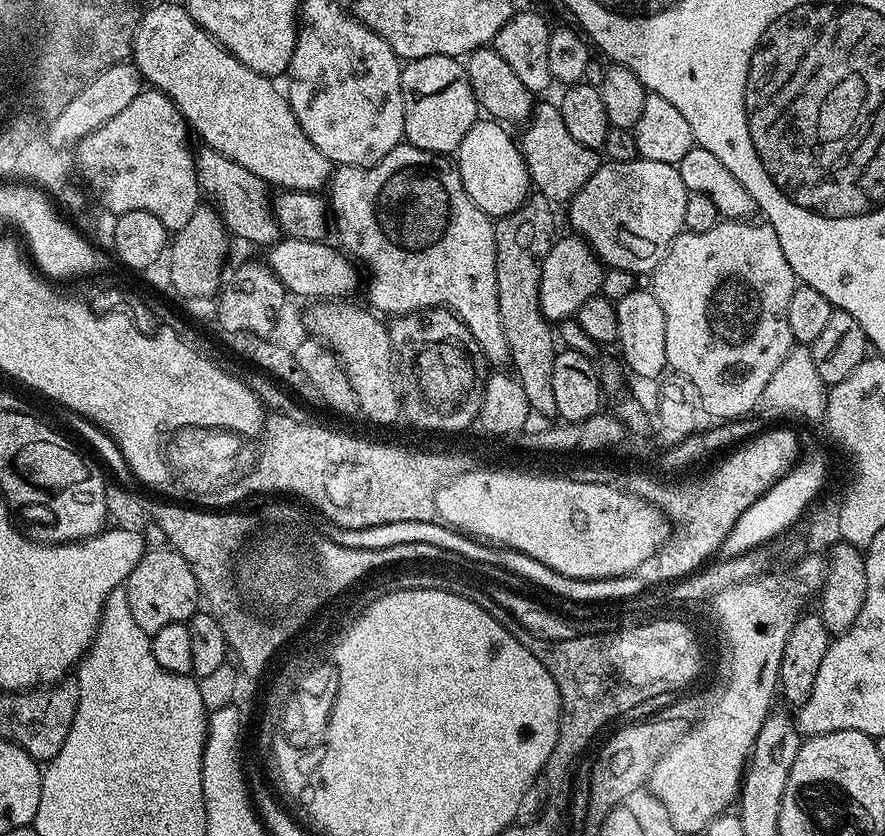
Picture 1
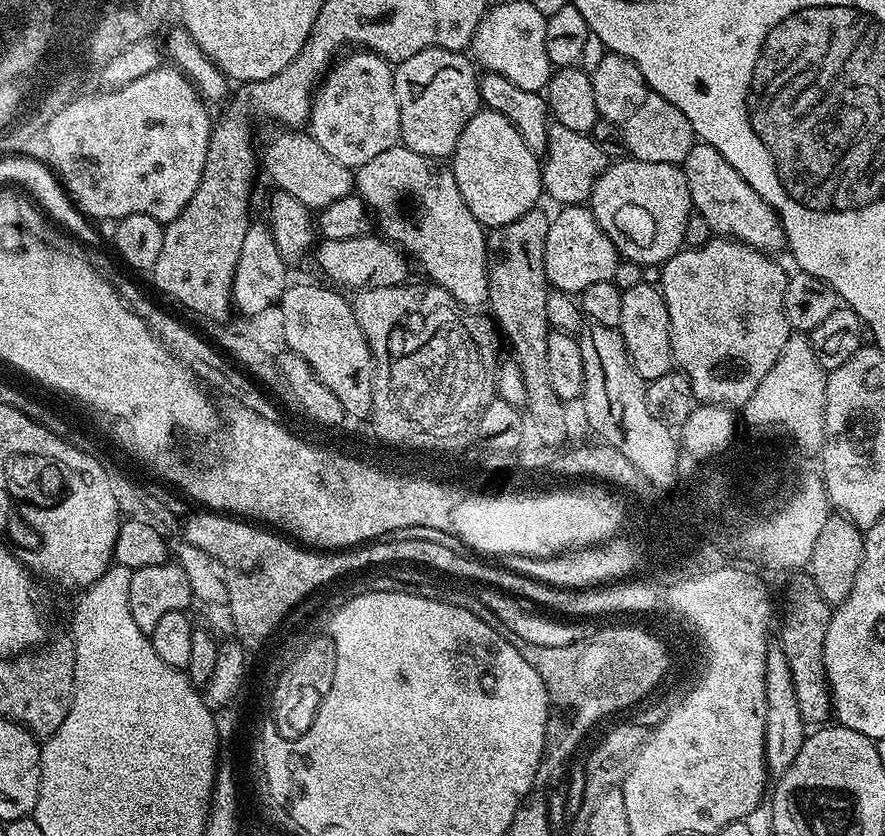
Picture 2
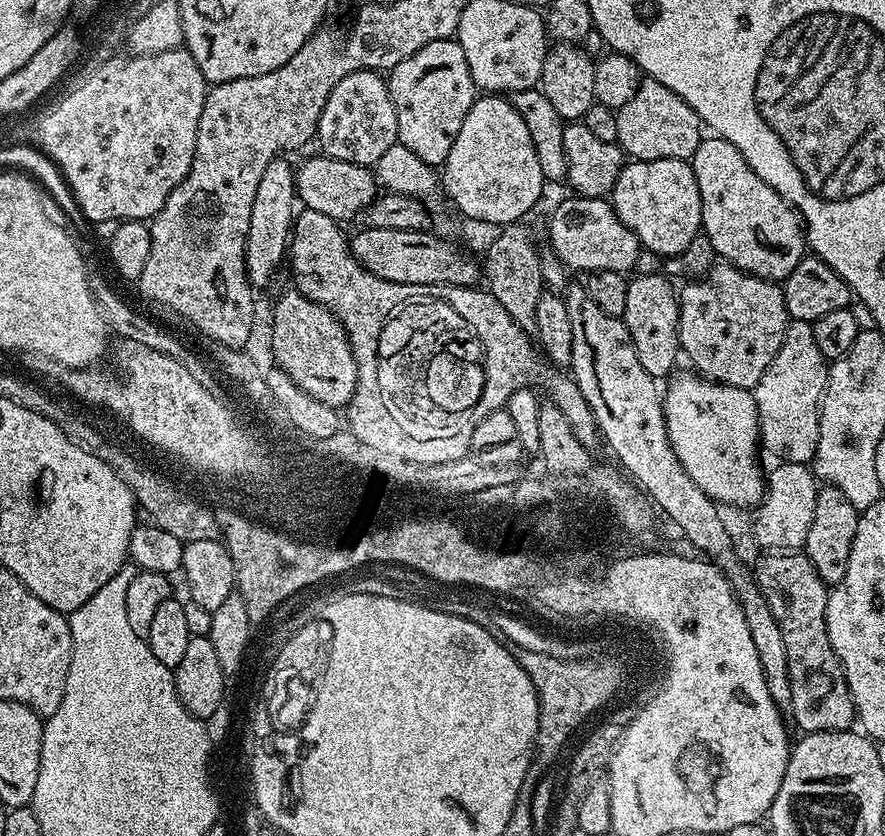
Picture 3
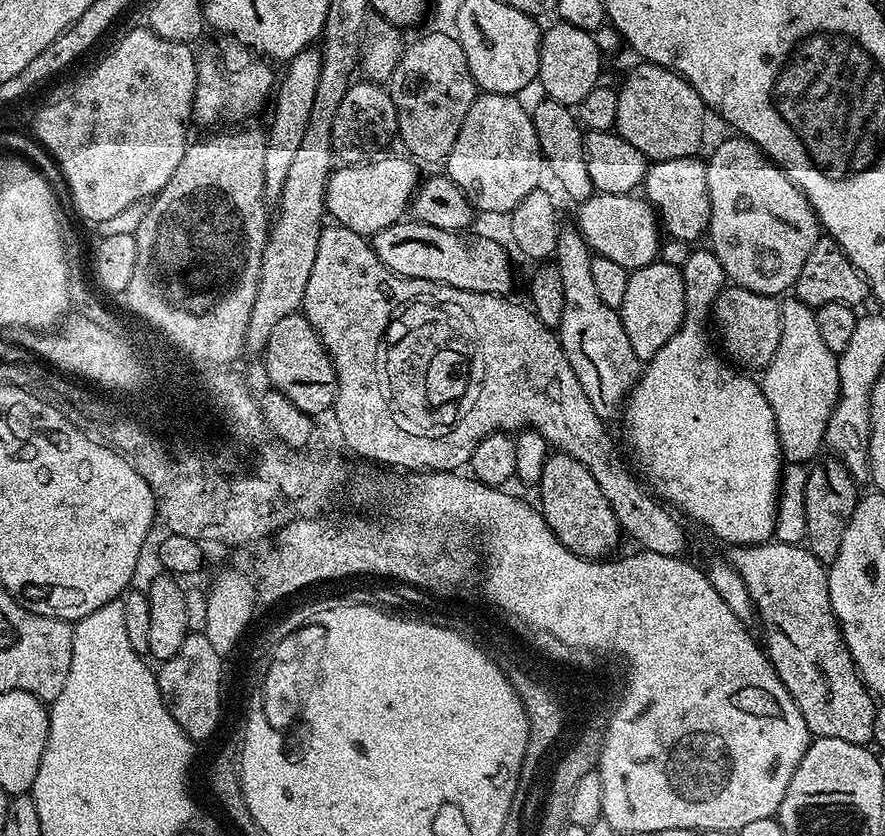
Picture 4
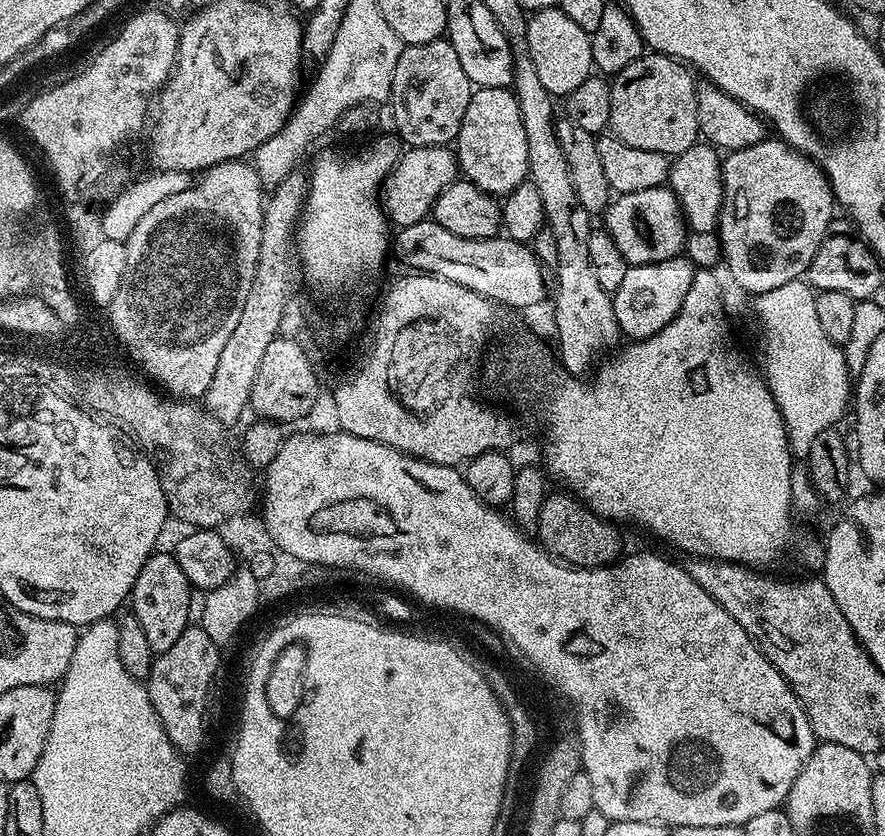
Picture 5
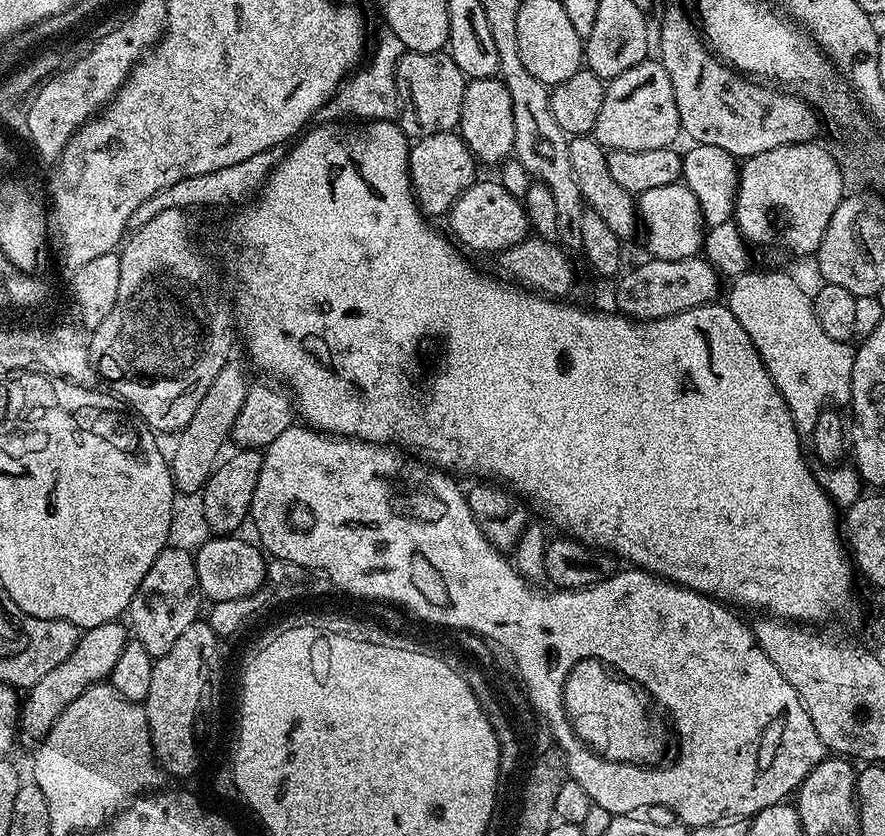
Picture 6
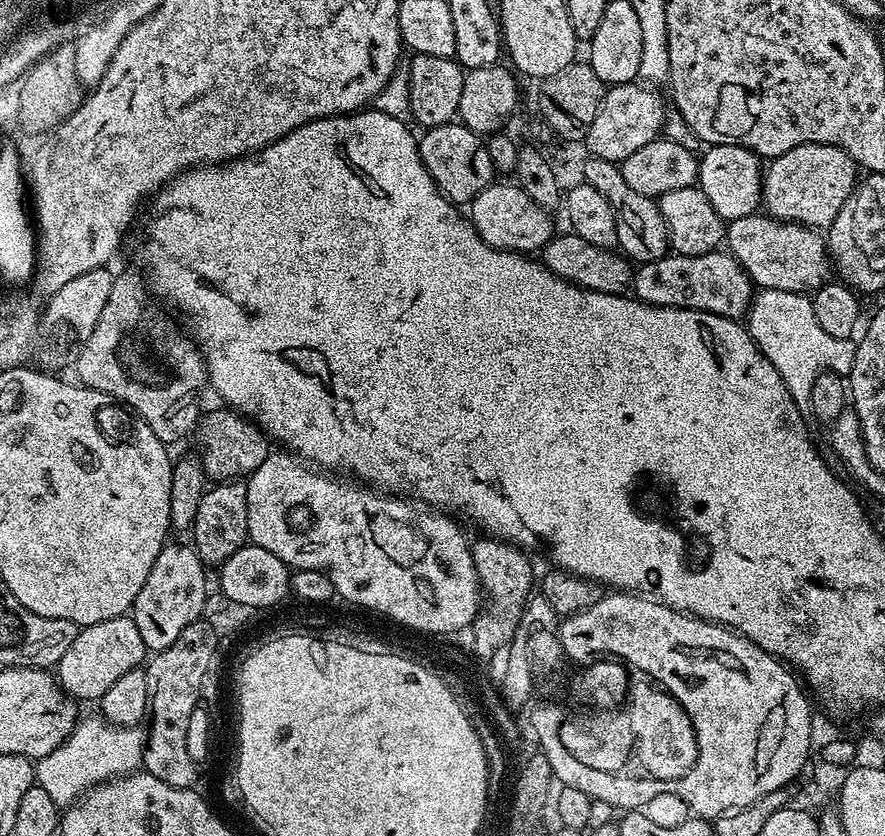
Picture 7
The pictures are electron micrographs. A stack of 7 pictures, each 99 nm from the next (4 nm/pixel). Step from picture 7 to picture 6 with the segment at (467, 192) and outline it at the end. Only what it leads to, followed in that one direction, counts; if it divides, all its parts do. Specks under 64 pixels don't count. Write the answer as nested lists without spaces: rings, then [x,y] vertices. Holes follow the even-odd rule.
[[[455,131],[430,134],[415,141],[408,149],[408,173],[412,179],[412,190],[416,193],[416,203],[425,217],[443,217],[457,198],[478,179],[478,161],[466,146],[464,139]]]

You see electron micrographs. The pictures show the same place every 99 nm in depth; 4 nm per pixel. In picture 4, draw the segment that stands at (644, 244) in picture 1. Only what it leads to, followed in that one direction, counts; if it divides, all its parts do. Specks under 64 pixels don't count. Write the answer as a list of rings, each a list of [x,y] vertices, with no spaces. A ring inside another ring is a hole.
[[[696,156],[657,160],[649,167],[642,185],[643,195],[656,210],[663,231],[674,239],[696,242],[710,222],[710,194],[706,186],[706,163]]]

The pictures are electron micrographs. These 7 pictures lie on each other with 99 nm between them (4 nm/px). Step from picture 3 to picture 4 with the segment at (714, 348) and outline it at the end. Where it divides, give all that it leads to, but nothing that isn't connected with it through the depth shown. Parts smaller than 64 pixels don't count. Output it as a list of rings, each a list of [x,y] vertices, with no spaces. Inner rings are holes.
[[[725,287],[724,291],[716,296],[710,320],[714,325],[715,335],[716,332],[720,335],[719,347],[737,365],[745,364],[740,366],[745,369],[757,368],[757,370],[768,367],[768,363],[772,361],[778,350],[780,341],[780,304],[773,297],[754,294],[754,290],[745,288]]]

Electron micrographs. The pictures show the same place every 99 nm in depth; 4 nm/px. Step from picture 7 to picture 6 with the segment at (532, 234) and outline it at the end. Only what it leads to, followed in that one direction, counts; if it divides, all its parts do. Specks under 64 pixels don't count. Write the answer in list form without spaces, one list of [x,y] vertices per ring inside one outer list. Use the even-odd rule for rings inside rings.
[[[480,178],[475,184],[471,184],[456,199],[452,209],[446,213],[447,220],[449,226],[452,227],[453,233],[451,232],[451,235],[465,249],[473,248],[476,252],[499,254],[506,251],[510,246],[529,239],[530,236],[528,215],[524,209],[523,199],[510,194],[510,190],[506,190],[506,186],[502,186],[499,179],[496,178],[492,178],[492,180]]]

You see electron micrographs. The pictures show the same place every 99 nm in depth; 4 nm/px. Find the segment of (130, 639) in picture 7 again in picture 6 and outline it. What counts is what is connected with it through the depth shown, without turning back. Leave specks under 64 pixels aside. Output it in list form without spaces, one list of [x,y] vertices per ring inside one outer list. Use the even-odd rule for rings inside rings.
[[[120,622],[83,629],[80,641],[74,646],[70,658],[54,666],[50,674],[38,678],[35,686],[27,689],[25,696],[28,697],[23,697],[20,709],[19,731],[23,735],[25,732],[33,742],[43,740],[44,735],[52,729],[54,722],[62,714],[62,710],[66,710],[66,706],[70,706],[74,698],[81,696],[93,684],[107,681],[111,677],[114,666],[118,666],[118,658],[122,658],[129,639],[129,629]]]

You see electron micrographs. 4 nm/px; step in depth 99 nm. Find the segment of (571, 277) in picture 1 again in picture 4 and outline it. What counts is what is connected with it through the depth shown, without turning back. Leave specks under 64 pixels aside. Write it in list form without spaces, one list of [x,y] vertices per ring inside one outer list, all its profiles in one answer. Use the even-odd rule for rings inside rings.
[[[594,194],[588,200],[579,201],[576,212],[575,227],[580,230],[580,237],[585,240],[588,247],[595,255],[602,258],[610,258],[610,262],[618,262],[618,266],[629,270],[641,268],[653,263],[657,259],[662,243],[662,225],[657,217],[655,208],[648,203],[647,199],[633,194]]]

